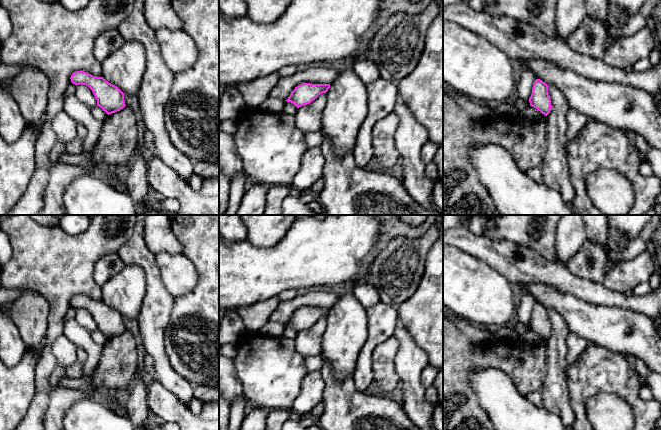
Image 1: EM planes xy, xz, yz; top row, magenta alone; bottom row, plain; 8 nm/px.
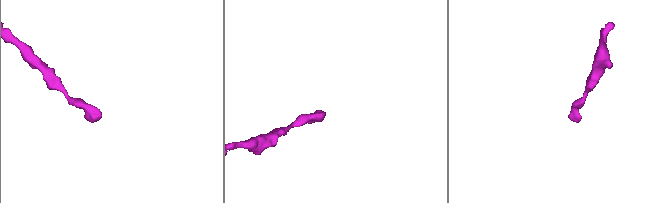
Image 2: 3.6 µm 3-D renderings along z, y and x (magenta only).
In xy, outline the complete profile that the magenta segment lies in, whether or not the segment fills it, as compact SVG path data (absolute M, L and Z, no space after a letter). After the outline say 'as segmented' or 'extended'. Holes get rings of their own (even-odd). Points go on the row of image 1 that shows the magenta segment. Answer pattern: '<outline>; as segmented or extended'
M76 71L71 75L70 79L75 85L88 86L97 100L97 106L108 115L120 111L126 106L124 93L103 77L93 76L84 71Z; as segmented

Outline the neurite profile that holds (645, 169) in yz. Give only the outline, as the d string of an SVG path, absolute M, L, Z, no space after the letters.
M644 160L641 162L639 166L639 172L643 177L649 177L653 175L651 166Z

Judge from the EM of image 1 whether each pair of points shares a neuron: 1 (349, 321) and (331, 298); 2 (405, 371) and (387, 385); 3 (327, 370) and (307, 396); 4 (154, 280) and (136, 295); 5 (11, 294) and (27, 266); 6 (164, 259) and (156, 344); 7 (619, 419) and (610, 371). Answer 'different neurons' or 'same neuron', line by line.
1: different neurons
2: different neurons
3: different neurons
4: different neurons
5: different neurons
6: different neurons
7: different neurons

